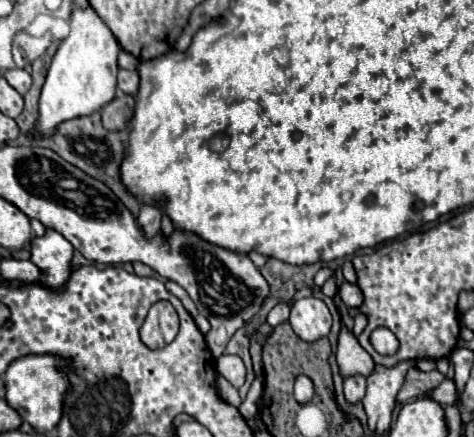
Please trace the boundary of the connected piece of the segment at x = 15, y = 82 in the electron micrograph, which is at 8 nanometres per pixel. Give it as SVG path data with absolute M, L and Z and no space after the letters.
M20 68L6 70L6 72L4 72L4 78L6 78L6 82L8 82L18 94L22 94L22 96L28 92L28 88L30 88L30 84L32 84L30 74L28 74L26 70L20 70Z

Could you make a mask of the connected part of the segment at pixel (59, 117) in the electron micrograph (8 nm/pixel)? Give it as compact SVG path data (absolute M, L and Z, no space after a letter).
M92 6L74 8L70 14L70 34L60 42L46 74L46 84L40 96L40 118L32 136L52 136L56 124L76 116L88 116L98 108L104 108L104 104L108 104L108 100L116 94L120 52L122 46Z

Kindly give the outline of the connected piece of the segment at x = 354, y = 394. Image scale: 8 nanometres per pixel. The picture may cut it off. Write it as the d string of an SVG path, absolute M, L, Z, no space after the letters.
M354 374L344 378L344 394L350 402L360 402L364 398L364 384L366 384L366 376L362 374Z

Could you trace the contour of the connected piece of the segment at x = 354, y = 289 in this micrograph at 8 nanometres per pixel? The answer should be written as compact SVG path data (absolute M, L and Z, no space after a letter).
M344 282L338 290L342 302L348 306L348 308L360 308L362 302L364 302L364 294L362 290L356 286L356 284L350 284L350 282Z

